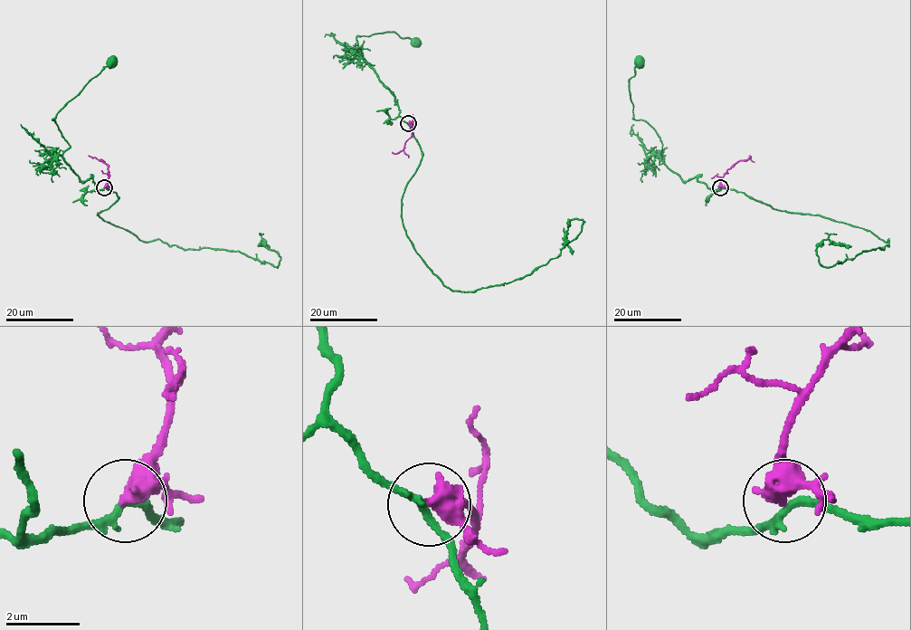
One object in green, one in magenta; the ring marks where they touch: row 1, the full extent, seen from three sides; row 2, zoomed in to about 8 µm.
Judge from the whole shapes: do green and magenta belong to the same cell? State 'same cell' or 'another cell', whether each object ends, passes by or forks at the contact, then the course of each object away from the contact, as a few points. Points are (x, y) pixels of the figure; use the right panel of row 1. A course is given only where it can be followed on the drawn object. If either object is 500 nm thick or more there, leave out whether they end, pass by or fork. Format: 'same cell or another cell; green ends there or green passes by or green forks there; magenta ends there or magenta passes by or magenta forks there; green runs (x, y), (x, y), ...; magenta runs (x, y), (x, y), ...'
another cell; green passes by; magenta passes by; green runs (720, 187), (712, 190), (694, 176), (683, 181), (659, 157), (658, 133), (635, 119), (629, 81), (640, 60); magenta runs (720, 187), (721, 177), (739, 160), (750, 157), (749, 155)

